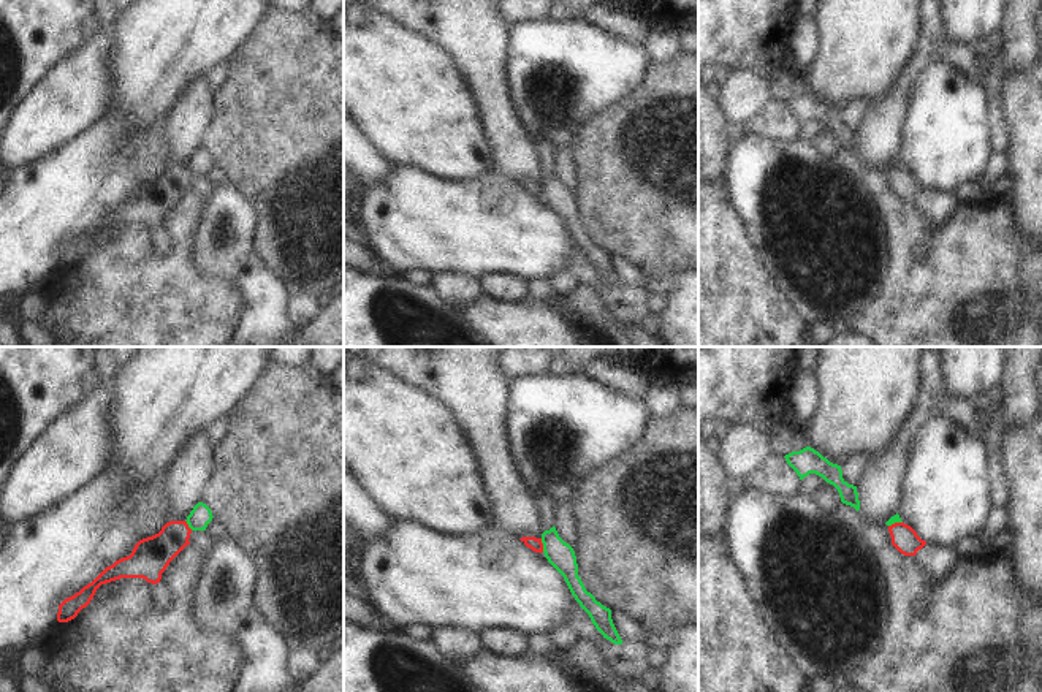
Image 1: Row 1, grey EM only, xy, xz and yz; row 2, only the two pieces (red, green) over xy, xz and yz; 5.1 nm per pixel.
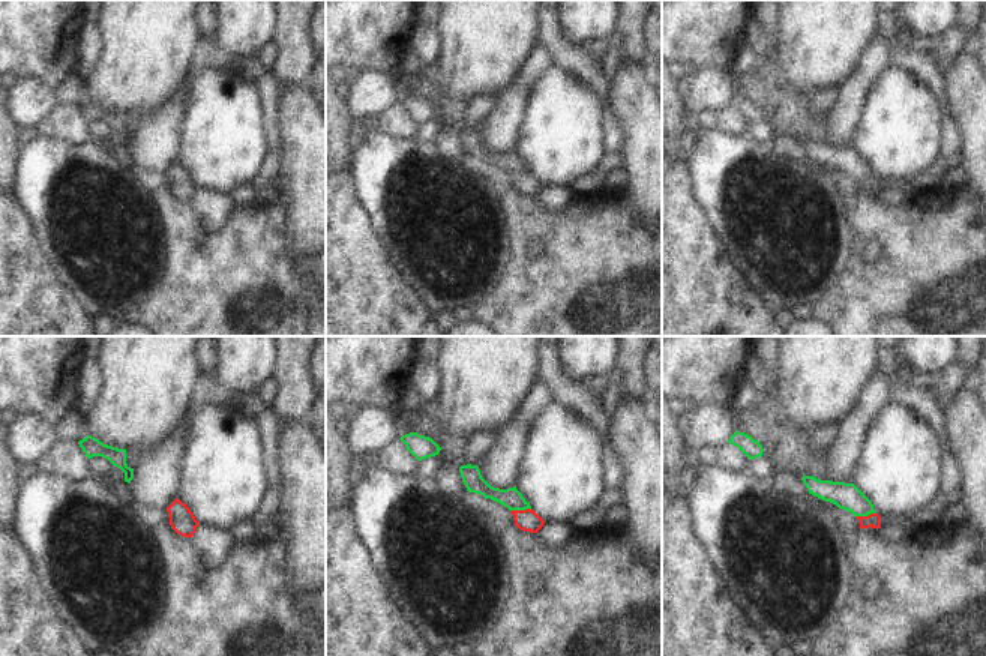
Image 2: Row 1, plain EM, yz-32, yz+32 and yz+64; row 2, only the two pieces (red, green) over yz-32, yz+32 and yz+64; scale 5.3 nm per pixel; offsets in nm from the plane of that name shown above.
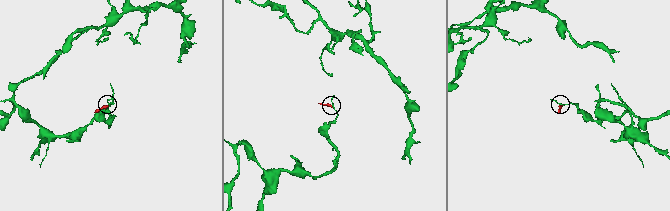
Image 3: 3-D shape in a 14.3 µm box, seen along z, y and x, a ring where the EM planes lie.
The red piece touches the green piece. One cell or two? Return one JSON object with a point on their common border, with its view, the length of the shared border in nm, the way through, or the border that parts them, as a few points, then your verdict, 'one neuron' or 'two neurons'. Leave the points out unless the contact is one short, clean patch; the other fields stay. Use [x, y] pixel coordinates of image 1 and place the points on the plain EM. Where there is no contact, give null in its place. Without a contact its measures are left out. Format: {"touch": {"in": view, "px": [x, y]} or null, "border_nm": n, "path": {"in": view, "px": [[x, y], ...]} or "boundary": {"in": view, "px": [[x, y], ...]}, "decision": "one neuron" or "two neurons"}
{"touch": {"in": "xz", "px": [542, 190]}, "border_nm": 70, "boundary": {"in": "xz", "px": [[540, 184], [543, 197]]}, "decision": "two neurons"}

